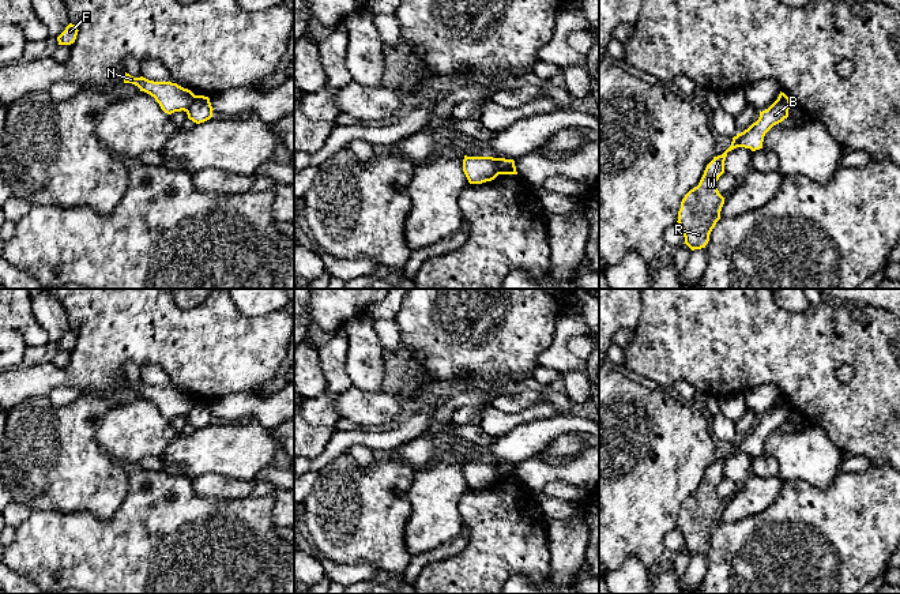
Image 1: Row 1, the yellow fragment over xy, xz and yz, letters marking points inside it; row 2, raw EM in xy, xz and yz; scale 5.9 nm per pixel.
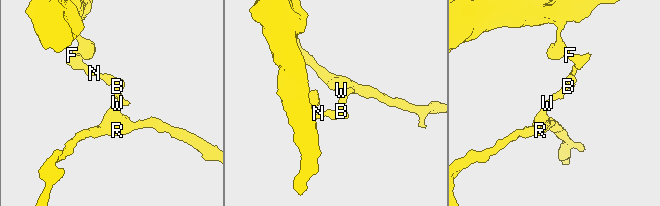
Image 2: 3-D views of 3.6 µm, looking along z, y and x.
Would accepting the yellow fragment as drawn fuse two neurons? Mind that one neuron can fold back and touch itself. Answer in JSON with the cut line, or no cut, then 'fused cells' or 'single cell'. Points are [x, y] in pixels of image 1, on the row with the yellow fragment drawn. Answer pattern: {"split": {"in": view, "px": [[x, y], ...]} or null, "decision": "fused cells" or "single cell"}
{"split": {"in": "xy", "px": [[195, 96], [185, 111]]}, "decision": "fused cells"}

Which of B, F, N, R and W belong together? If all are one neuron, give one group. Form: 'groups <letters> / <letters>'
groups B R W / F N

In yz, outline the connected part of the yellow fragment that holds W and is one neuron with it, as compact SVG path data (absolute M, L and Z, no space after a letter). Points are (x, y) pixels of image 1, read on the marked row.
M775 101L768 109L760 112L760 117L748 129L733 138L731 146L707 165L697 187L690 189L681 202L678 223L681 225L685 243L692 251L705 248L709 234L720 219L724 198L716 188L716 181L724 173L727 153L745 147L752 151L762 148L765 134L776 124L788 117L790 105Z

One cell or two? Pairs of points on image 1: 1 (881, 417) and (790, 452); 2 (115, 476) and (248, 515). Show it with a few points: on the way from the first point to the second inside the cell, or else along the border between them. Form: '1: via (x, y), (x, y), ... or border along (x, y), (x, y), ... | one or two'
1: border along (808, 423), (820, 427), (844, 452) | two
2: border along (128, 474), (125, 496), (116, 510) | two

